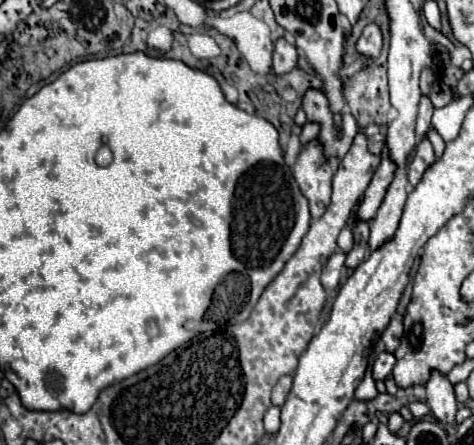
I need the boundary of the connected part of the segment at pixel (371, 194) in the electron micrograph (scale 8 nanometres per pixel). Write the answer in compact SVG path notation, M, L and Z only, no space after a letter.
M382 157L370 185L366 187L366 191L364 191L362 199L360 199L360 205L358 205L356 215L354 215L356 221L372 221L374 219L374 215L376 215L376 211L378 211L384 195L386 195L386 189L388 189L390 181L392 181L394 171L396 171L396 165L390 159Z

